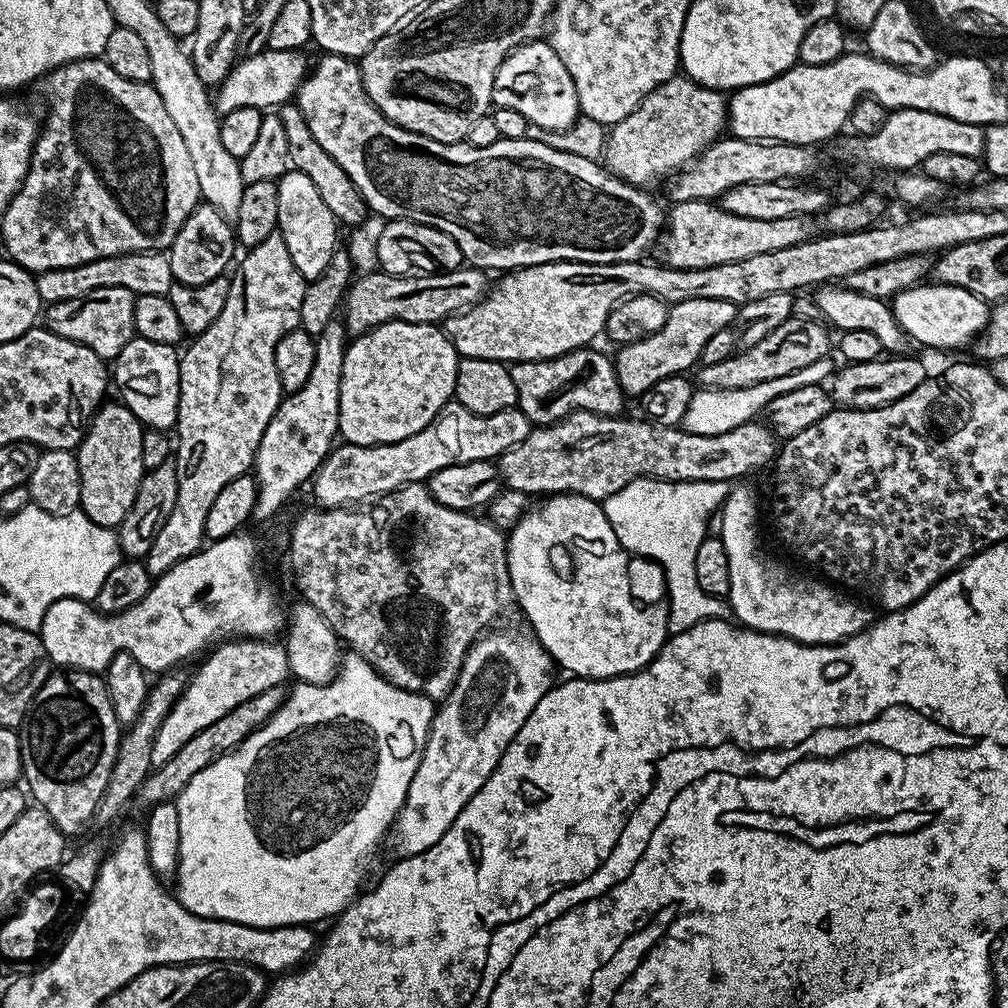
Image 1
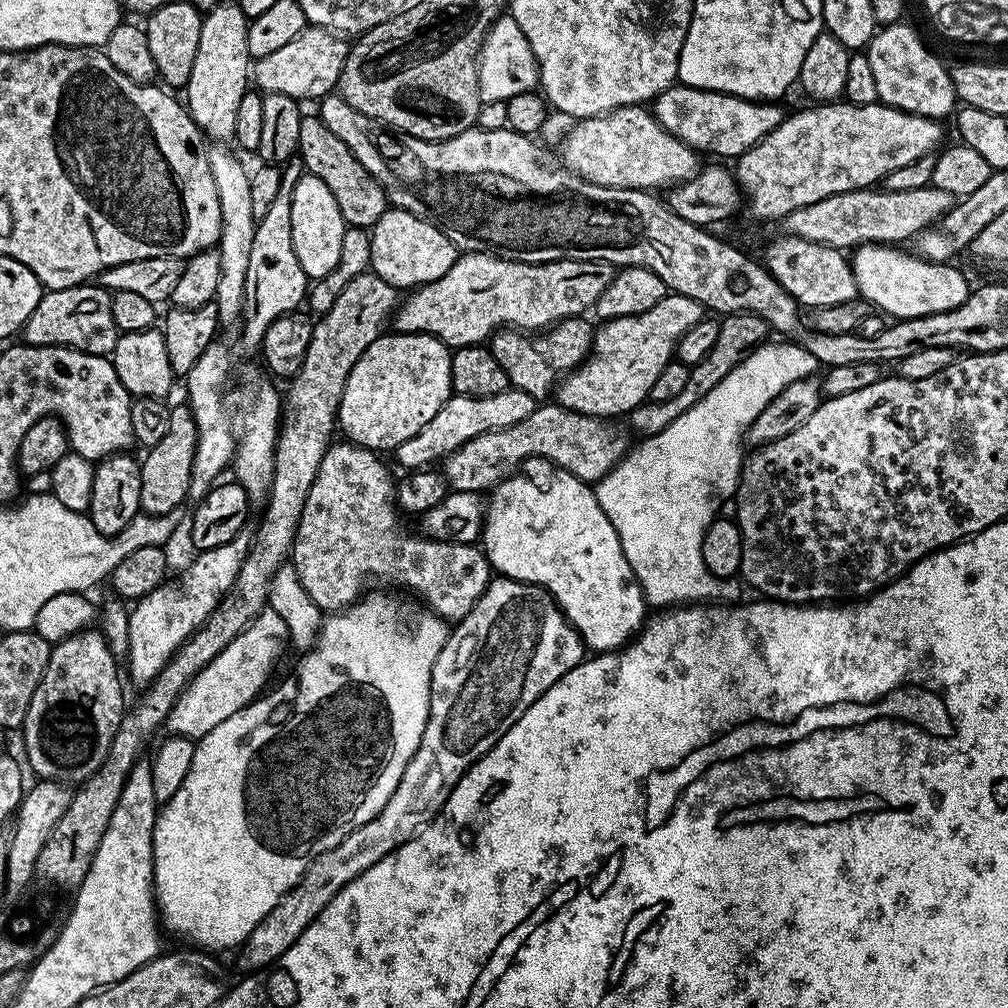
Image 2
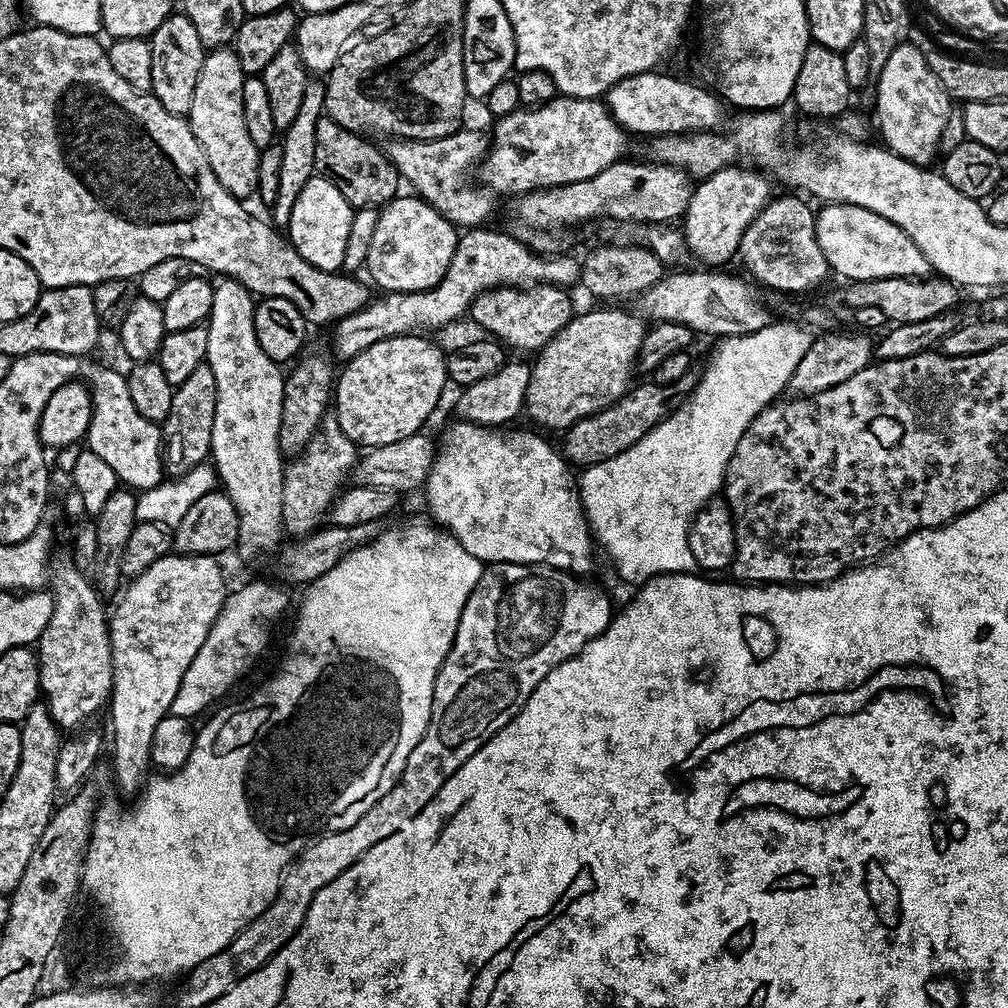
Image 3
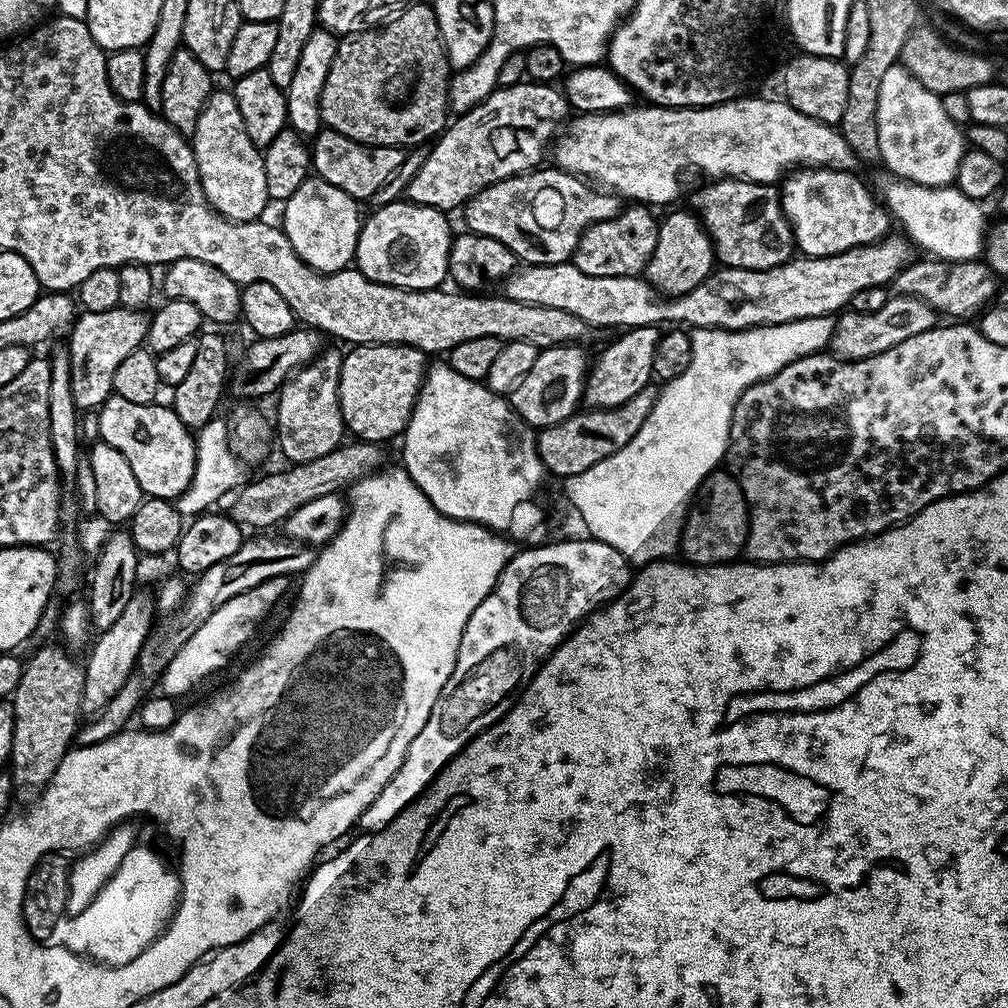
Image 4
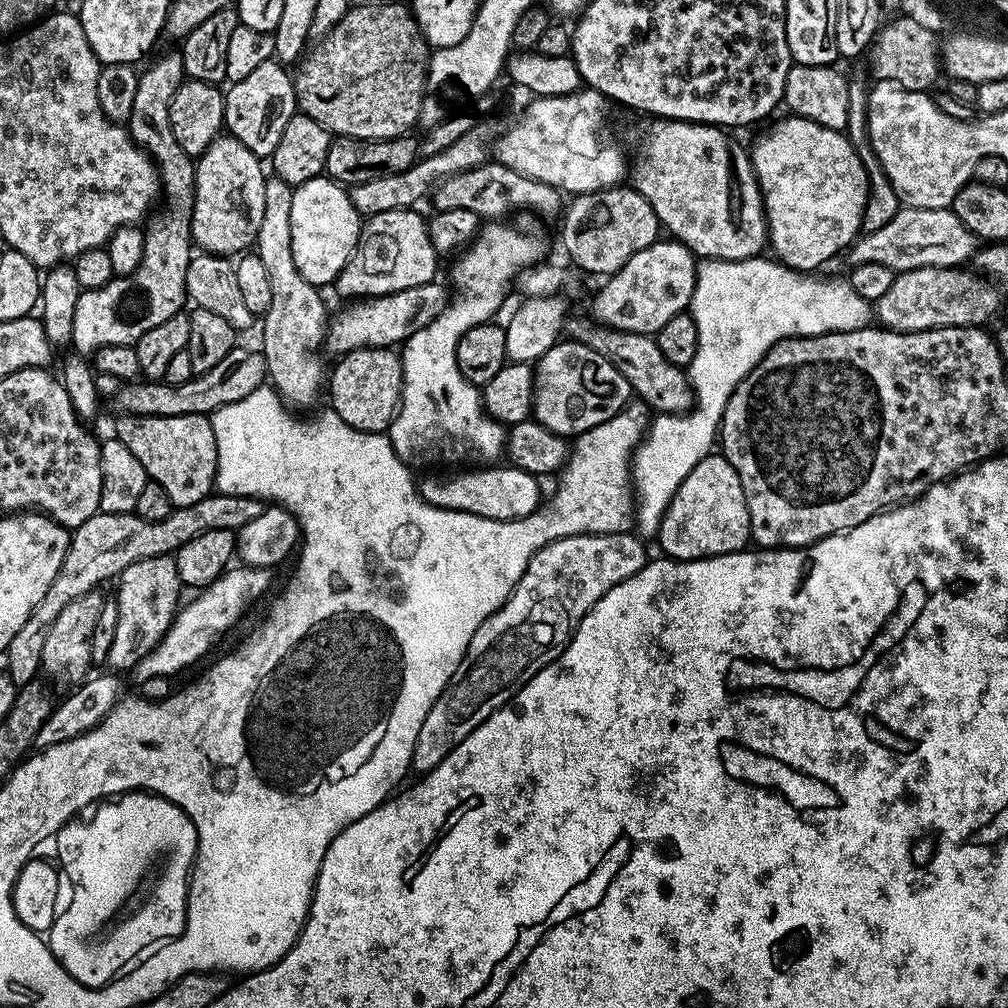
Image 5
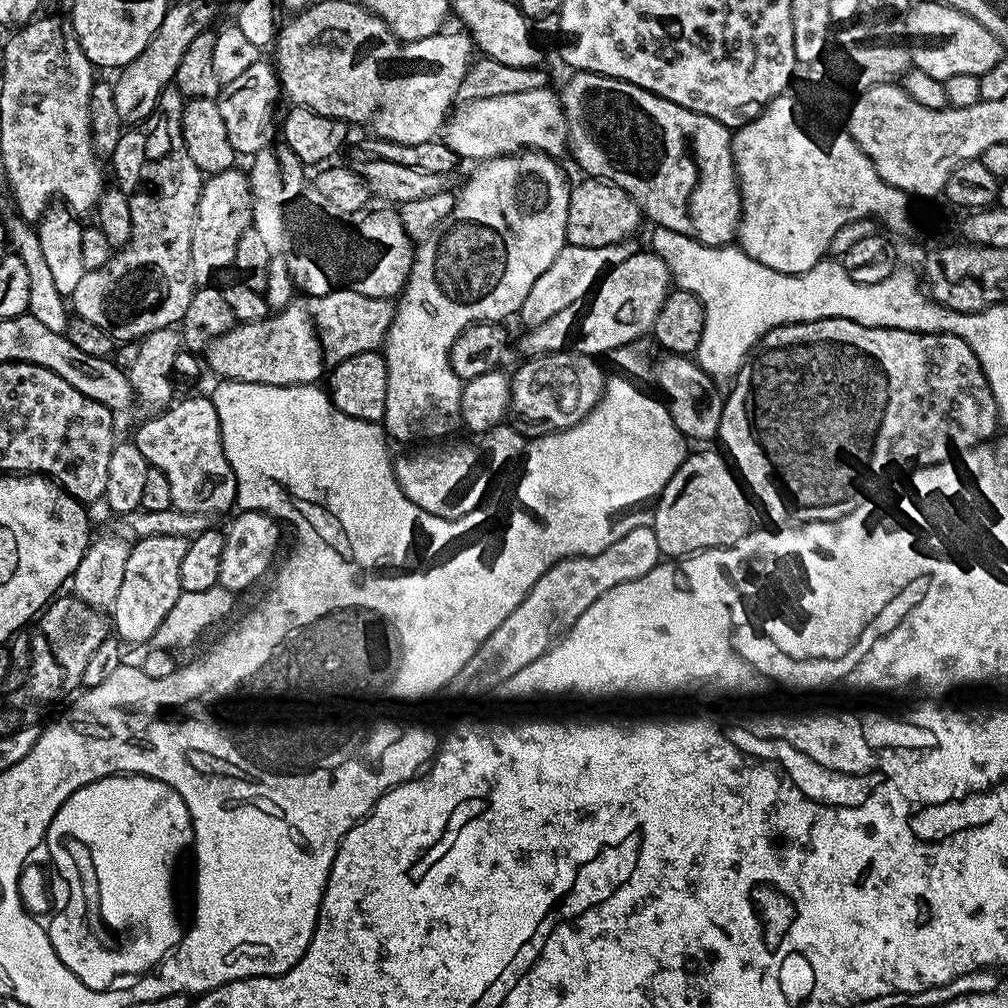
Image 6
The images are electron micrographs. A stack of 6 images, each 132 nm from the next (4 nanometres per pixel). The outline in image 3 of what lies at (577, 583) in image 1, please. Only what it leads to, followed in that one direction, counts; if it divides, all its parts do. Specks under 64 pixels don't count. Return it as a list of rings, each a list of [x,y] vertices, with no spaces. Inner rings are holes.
[[[453,419],[453,424],[438,436],[436,458],[432,462],[432,468],[428,472],[428,479],[424,482],[423,495],[428,495],[428,504],[432,507],[431,519],[441,529],[447,530],[456,537],[460,543],[465,544],[471,553],[481,562],[492,564],[550,564],[554,568],[562,568],[573,574],[588,574],[592,568],[592,544],[594,548],[594,533],[589,525],[588,518],[584,514],[584,507],[580,501],[580,490],[577,477],[567,460],[559,451],[556,452],[536,432],[508,432],[497,430],[492,426],[474,424],[471,420]]]

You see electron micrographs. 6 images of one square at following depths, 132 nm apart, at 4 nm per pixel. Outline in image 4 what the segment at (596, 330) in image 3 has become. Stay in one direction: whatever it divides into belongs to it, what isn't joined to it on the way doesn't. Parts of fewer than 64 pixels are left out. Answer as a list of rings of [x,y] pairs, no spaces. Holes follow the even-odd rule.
[[[559,344],[553,348],[537,351],[534,366],[530,366],[526,378],[510,393],[512,411],[517,412],[528,423],[529,428],[539,430],[554,426],[581,407],[584,394],[584,378],[590,367],[590,356],[583,352],[580,344]]]

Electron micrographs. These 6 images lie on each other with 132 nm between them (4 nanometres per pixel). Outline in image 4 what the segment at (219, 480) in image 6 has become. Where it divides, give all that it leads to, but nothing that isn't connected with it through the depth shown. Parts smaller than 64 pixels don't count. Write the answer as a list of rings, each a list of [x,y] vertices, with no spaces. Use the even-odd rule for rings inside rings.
[[[111,395],[98,409],[100,436],[103,443],[114,446],[130,462],[138,486],[142,486],[145,497],[153,496],[175,502],[190,486],[196,465],[196,442],[193,433],[178,418],[178,414],[167,403],[135,404],[126,398]]]

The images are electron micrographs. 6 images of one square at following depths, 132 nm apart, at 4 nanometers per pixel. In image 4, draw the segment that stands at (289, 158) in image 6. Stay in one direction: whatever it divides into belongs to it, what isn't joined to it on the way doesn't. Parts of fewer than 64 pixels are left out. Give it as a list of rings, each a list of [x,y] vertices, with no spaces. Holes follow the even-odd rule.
[[[325,347],[305,368],[299,368],[281,386],[276,400],[274,440],[280,443],[280,452],[289,465],[314,462],[322,454],[339,448],[346,440],[346,429],[340,409],[340,375],[344,352]]]

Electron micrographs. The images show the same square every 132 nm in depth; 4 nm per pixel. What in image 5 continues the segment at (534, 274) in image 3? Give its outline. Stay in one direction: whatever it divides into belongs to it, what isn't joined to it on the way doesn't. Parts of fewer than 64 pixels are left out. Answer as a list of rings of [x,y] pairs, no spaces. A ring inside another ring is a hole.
[[[237,346],[216,363],[213,369],[192,375],[181,384],[166,384],[160,380],[145,379],[143,382],[128,382],[116,396],[116,404],[121,413],[130,416],[157,416],[158,418],[174,418],[182,414],[198,414],[208,416],[222,406],[230,406],[230,402],[238,402],[246,398],[246,394],[254,394],[254,390],[265,387],[268,367],[264,361],[263,351],[251,352],[248,348]]]

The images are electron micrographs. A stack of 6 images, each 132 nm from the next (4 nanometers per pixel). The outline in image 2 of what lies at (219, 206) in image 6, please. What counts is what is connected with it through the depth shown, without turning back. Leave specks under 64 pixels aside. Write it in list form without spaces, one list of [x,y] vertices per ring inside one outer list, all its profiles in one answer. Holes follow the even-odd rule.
[[[221,2],[216,8],[207,9],[202,22],[202,38],[198,38],[198,55],[190,69],[190,78],[186,85],[188,115],[200,127],[201,133],[212,142],[228,142],[234,137],[234,122],[238,119],[238,102],[250,91],[250,57],[246,46],[249,17],[240,9],[239,3]]]

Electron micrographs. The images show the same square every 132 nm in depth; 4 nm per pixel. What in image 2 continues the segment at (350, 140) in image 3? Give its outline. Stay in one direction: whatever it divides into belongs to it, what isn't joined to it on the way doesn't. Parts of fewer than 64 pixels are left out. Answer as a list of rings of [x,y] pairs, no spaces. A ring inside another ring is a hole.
[[[302,115],[302,130],[298,130],[298,156],[307,175],[317,176],[326,182],[330,194],[334,194],[334,202],[338,202],[338,210],[342,210],[345,225],[370,230],[378,218],[382,218],[382,214],[388,211],[388,196],[382,186],[368,173],[366,166],[354,158],[350,146],[346,146],[338,134],[330,134],[319,115]]]

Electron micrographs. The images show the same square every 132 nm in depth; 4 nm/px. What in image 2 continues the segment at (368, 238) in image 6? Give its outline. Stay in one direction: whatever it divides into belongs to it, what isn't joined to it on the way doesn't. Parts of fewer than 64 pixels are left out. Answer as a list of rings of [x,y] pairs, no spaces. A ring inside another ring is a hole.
[[[389,207],[370,229],[370,235],[371,271],[378,278],[393,284],[397,290],[415,290],[421,284],[442,278],[442,274],[446,274],[446,270],[454,266],[458,255],[458,250],[452,245],[450,238],[442,234],[440,228],[401,208]]]

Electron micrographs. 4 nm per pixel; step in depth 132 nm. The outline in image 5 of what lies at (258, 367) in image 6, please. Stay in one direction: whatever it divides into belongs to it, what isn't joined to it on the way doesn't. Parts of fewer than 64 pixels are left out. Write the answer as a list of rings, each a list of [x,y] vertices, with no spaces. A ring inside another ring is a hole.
[[[440,282],[423,284],[422,286],[410,286],[410,290],[398,290],[389,296],[374,296],[360,298],[349,308],[344,308],[340,313],[329,319],[324,348],[333,352],[333,357],[339,358],[347,352],[353,352],[359,348],[392,348],[403,345],[422,326],[426,326],[442,314],[442,310],[448,305],[450,292],[440,285]]]

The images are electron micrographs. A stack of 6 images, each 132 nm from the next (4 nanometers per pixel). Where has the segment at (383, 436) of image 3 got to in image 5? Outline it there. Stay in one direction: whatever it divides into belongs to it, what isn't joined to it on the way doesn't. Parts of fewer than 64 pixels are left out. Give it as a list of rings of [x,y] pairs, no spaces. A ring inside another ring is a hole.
[[[359,348],[353,352],[347,352],[344,356],[339,357],[335,361],[336,365],[331,365],[330,375],[326,380],[326,392],[332,395],[331,411],[338,414],[338,418],[342,418],[342,422],[346,422],[346,426],[350,426],[354,430],[362,430],[363,432],[383,432],[387,433],[392,419],[396,417],[396,409],[400,406],[400,391],[402,390],[402,366],[400,365],[399,355],[392,348]]]

